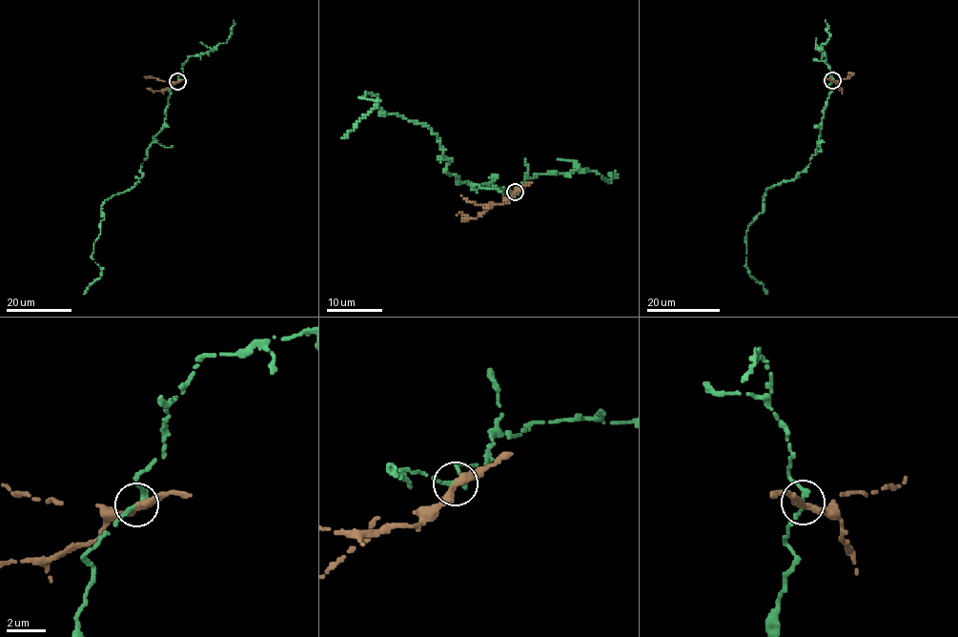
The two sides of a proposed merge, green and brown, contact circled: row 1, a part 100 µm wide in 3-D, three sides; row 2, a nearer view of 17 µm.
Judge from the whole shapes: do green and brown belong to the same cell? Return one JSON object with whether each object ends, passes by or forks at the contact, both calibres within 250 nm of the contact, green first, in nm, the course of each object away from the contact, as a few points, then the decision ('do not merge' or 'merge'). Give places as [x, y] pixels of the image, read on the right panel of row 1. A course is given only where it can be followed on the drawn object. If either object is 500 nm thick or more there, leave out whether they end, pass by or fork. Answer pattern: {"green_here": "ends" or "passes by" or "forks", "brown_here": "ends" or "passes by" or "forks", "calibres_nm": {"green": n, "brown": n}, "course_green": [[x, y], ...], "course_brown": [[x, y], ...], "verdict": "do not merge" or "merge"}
{"green_here": "passes by", "brown_here": "passes by", "calibres_nm": {"green": 220, "brown": 360}, "course_green": [[832, 80], [817, 152], [797, 176], [768, 187], [762, 201], [763, 212], [745, 234], [748, 273], [767, 294]], "course_brown": [[832, 80], [851, 76], [850, 72]], "verdict": "do not merge"}

